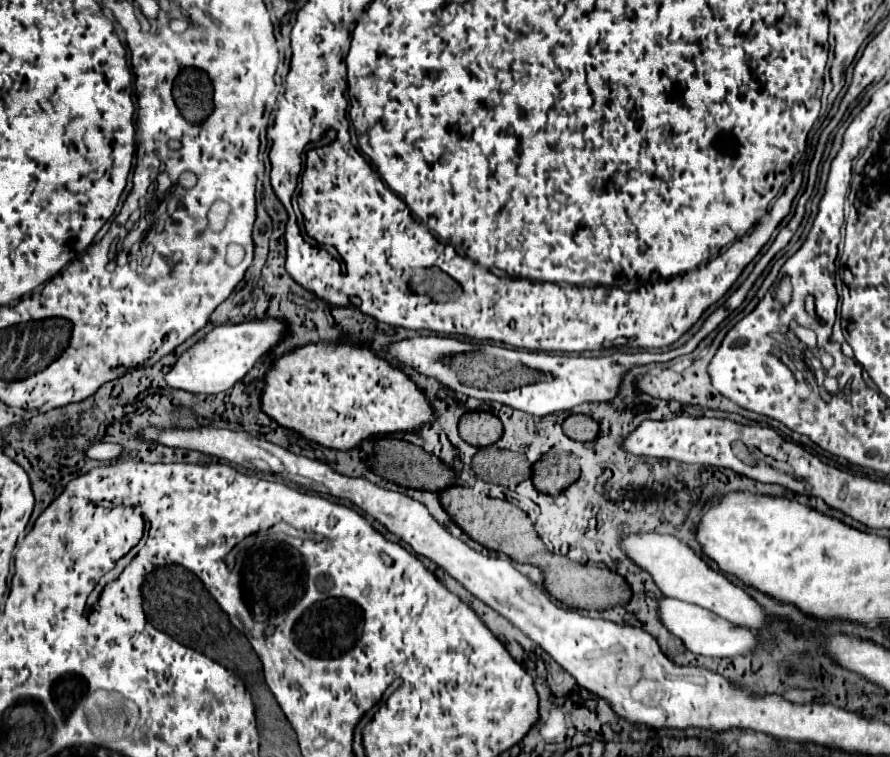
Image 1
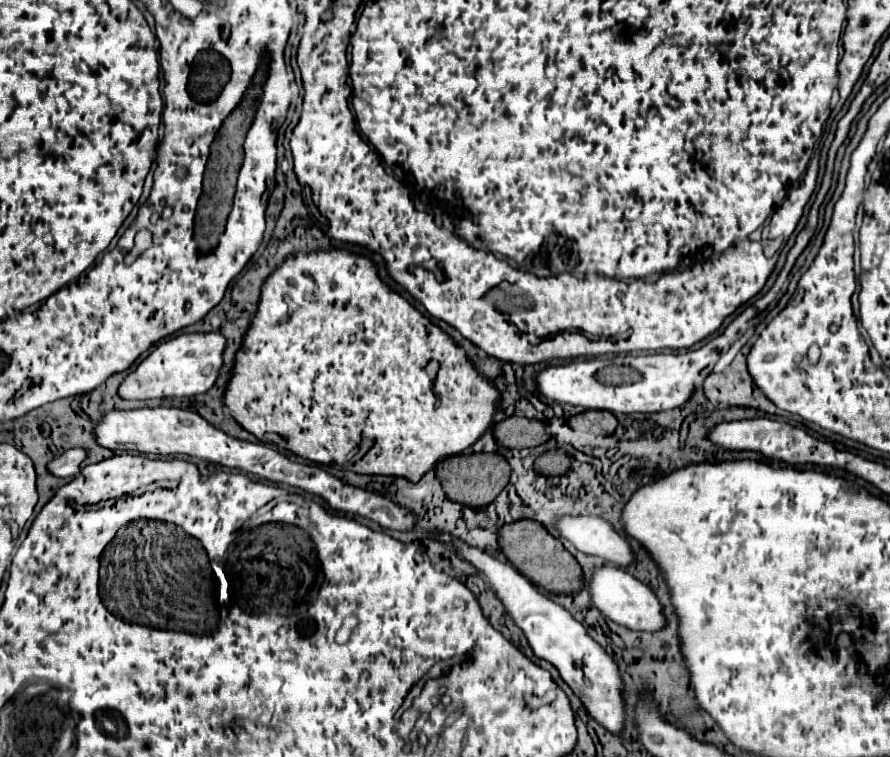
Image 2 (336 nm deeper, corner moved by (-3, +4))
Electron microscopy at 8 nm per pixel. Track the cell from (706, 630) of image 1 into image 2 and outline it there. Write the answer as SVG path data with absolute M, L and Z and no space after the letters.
M605 566L605 568L595 570L593 576L587 580L587 590L591 592L591 600L601 614L605 614L613 622L617 622L629 630L659 632L667 626L667 618L663 614L661 602L655 596L655 592L649 586L645 586L643 582L639 582L637 578L633 578L623 568Z

